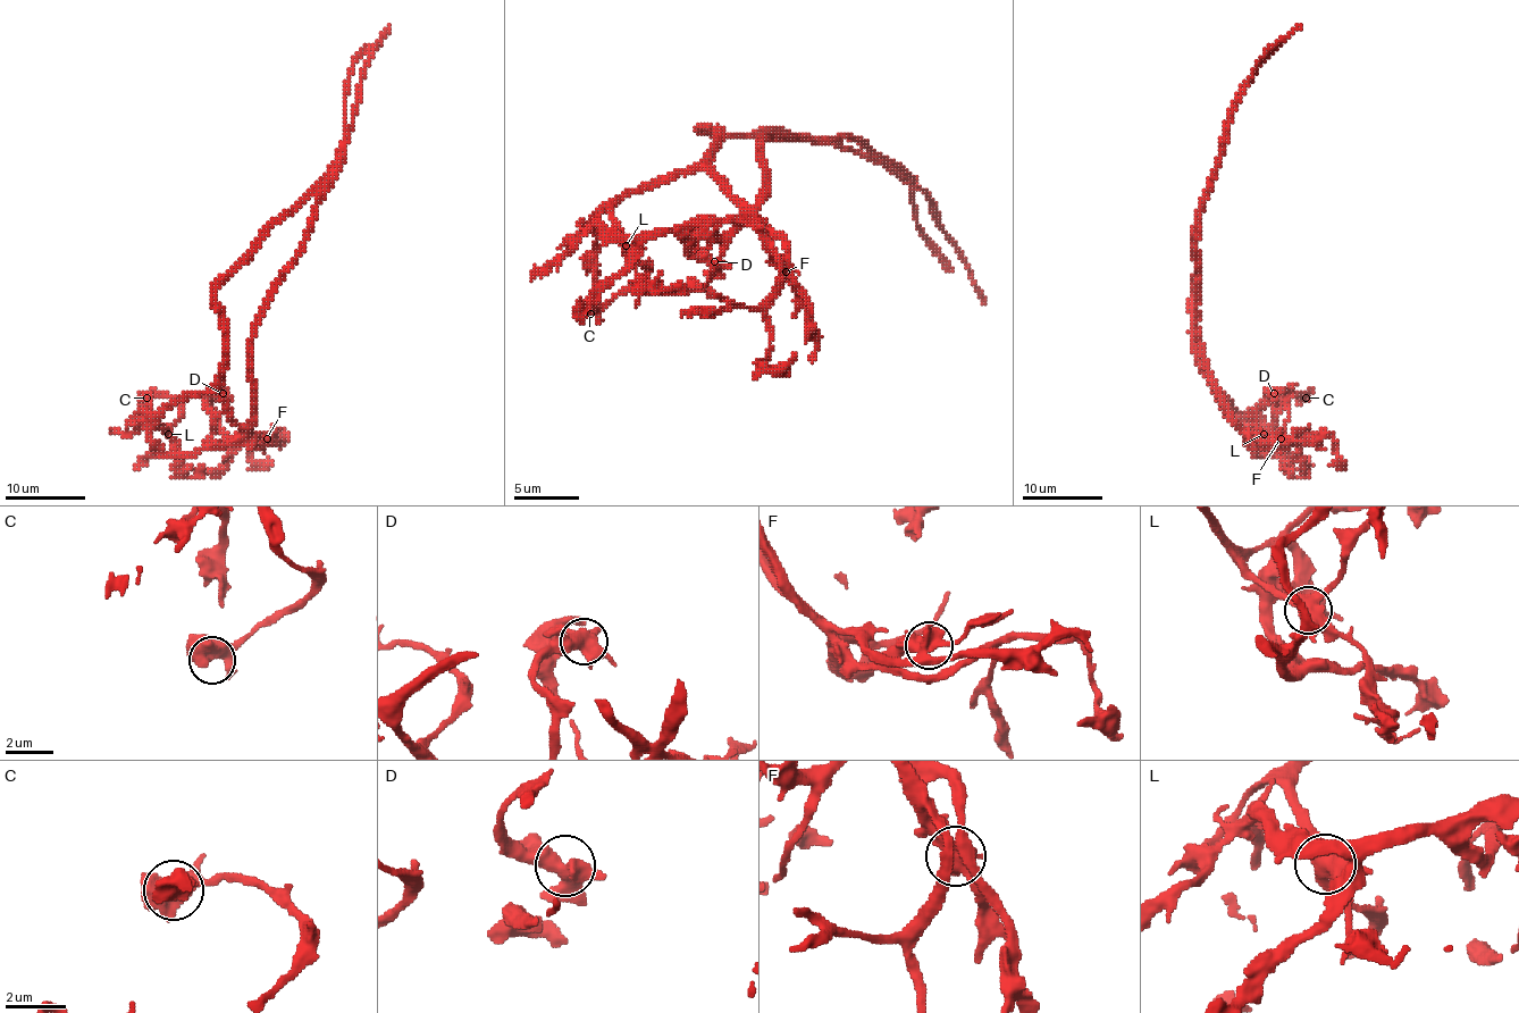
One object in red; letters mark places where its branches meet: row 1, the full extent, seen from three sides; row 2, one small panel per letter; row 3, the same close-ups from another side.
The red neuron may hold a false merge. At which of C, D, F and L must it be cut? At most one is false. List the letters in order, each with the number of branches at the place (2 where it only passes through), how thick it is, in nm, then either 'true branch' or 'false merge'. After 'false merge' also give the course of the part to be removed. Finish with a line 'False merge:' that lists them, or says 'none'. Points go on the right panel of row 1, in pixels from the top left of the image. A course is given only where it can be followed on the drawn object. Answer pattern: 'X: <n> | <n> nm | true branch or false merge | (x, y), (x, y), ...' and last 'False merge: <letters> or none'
C: 3 | 550 nm | true branch
D: 4 | 480 nm | true branch
F: 6 | 550 nm | false merge | (1280, 438), (1256, 444), (1227, 411), (1207, 367), (1197, 317), (1201, 200), (1245, 81), (1280, 44)
L: 3 | 480 nm | true branch
False merge: F

